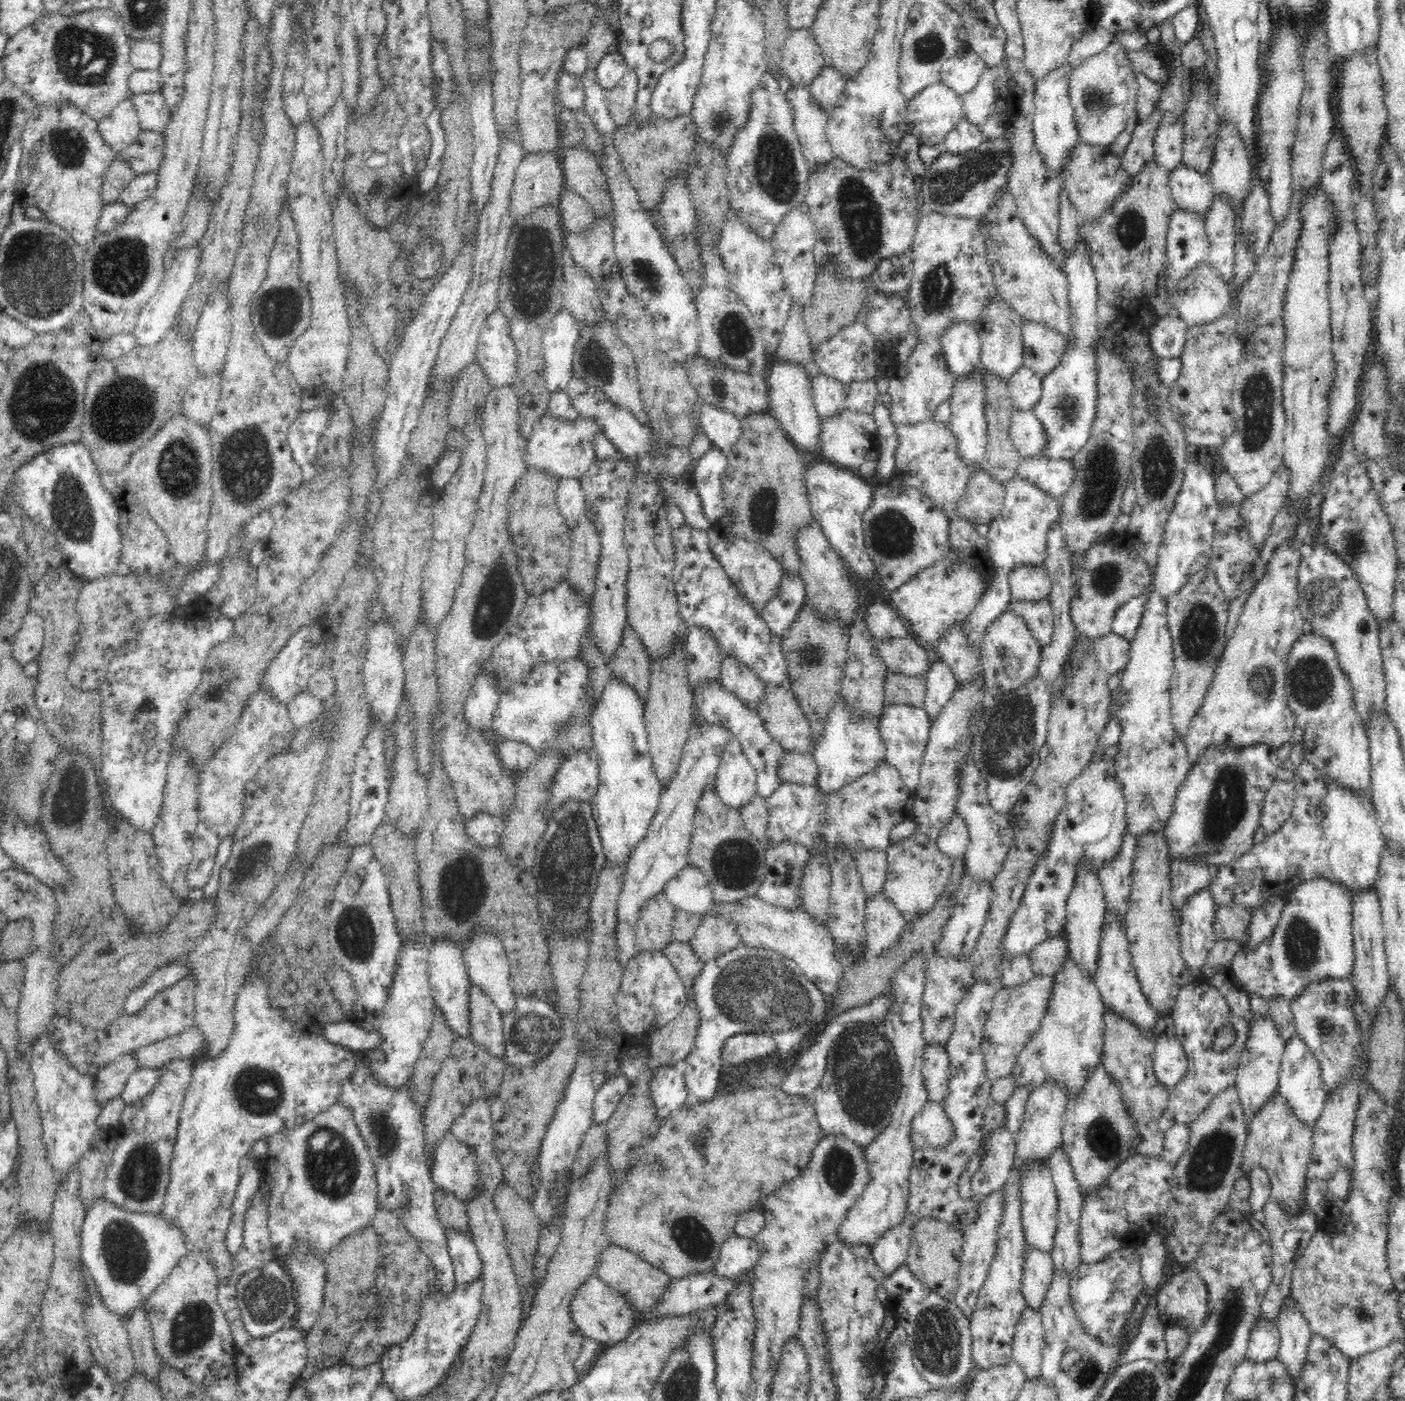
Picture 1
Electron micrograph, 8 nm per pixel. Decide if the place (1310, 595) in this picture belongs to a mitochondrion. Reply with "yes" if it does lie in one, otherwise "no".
yes

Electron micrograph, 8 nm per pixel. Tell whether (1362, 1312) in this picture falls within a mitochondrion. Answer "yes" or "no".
yes

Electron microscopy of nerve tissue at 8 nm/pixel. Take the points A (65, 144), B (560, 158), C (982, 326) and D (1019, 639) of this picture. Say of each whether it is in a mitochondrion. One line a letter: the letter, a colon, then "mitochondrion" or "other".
A: mitochondrion
B: other
C: other
D: other

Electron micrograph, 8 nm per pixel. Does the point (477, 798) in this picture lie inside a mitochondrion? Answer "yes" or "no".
no

